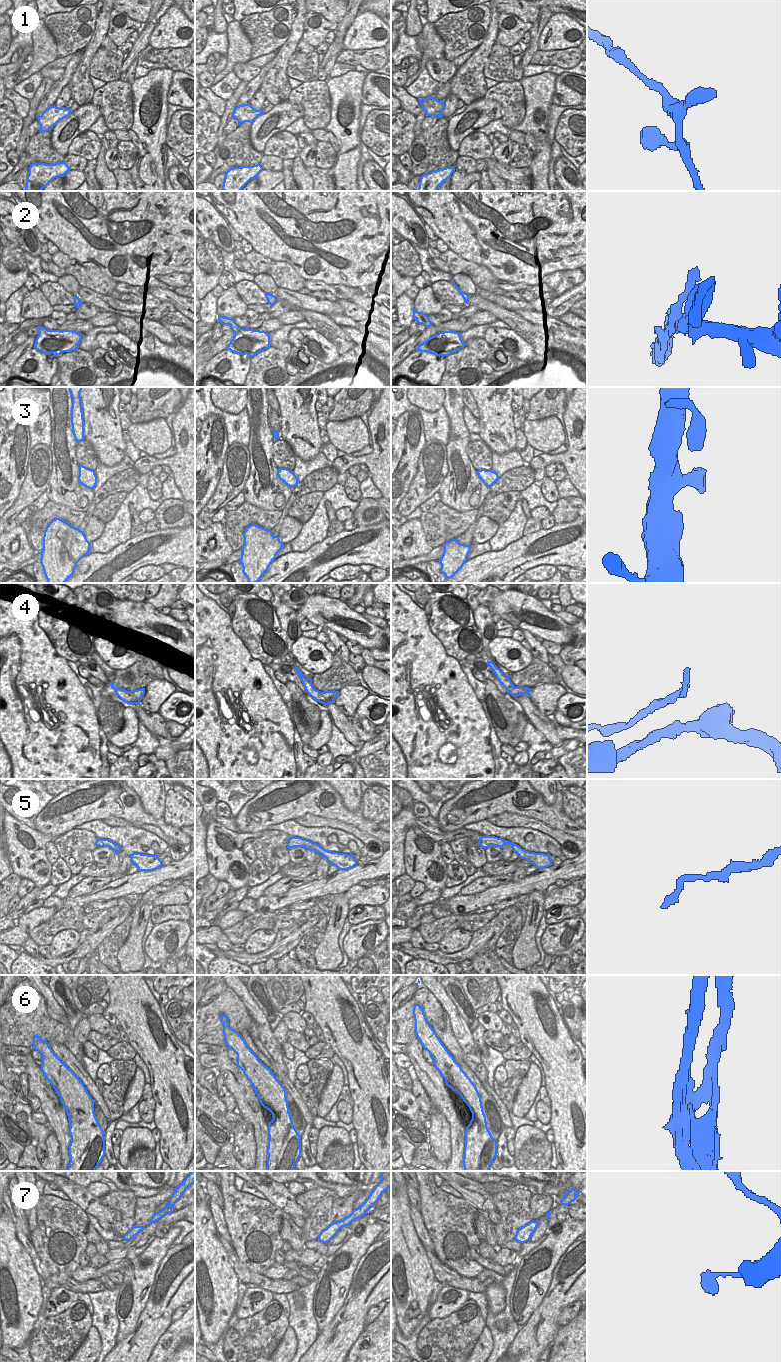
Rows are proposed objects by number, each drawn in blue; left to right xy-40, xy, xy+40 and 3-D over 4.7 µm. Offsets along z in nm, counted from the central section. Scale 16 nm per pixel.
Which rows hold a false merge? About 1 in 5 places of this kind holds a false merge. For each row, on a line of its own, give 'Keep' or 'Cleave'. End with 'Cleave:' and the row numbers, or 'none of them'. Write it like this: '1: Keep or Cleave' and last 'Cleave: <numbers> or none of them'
1: Keep
2: Keep
3: Keep
4: Cleave
5: Keep
6: Cleave
7: Keep
Cleave: 4, 6

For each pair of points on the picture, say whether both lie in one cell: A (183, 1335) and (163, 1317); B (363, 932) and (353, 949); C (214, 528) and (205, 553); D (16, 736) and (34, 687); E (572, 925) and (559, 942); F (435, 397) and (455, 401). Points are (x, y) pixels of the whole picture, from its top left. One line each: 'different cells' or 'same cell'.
A: different cells
B: same cell
C: same cell
D: same cell
E: same cell
F: different cells

